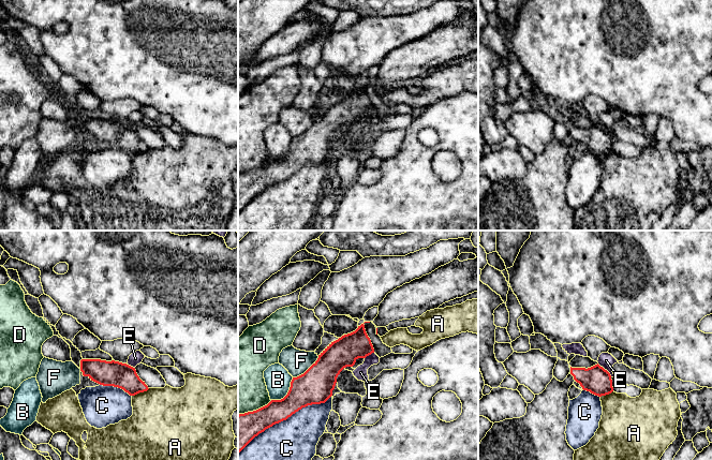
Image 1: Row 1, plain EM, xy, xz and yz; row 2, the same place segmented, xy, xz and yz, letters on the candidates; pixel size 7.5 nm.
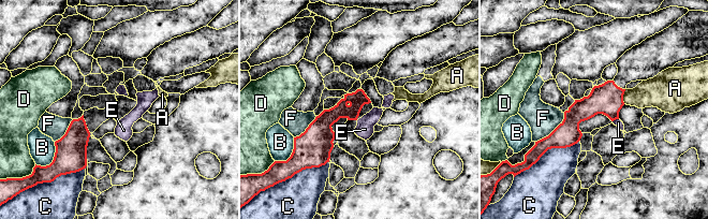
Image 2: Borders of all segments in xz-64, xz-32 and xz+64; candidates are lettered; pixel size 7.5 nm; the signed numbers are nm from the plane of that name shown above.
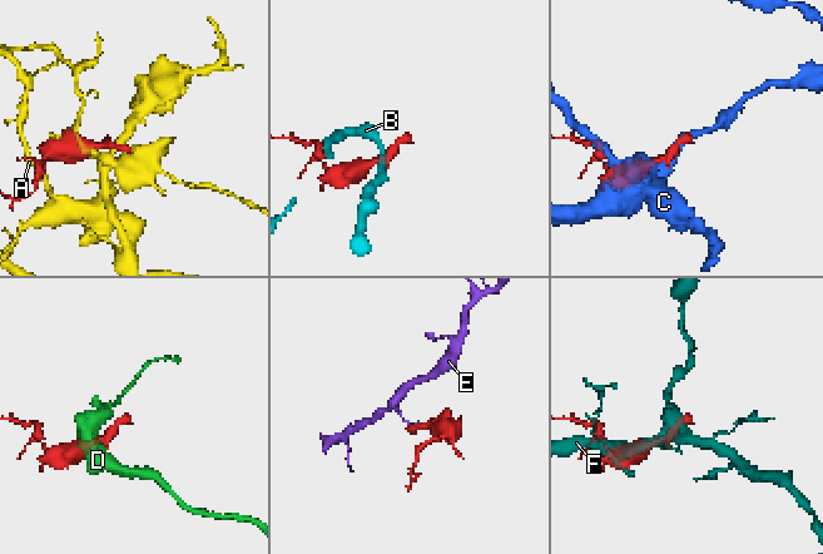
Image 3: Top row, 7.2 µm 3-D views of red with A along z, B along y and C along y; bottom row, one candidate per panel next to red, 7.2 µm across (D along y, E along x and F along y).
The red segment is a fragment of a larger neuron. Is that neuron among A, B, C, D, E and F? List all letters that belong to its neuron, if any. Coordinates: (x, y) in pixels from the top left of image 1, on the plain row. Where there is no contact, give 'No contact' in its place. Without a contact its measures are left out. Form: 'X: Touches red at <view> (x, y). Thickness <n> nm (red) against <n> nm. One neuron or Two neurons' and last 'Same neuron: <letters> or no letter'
A: Touches red at xy (141, 151). Thickness 190 nm (red) against 440 nm. Two neurons
B: Touches red at xz (287, 153). Thickness 260 nm (red) against 190 nm. Two neurons
C: Touches red at xz (284, 179). Thickness 200 nm (red) against 400 nm. Two neurons
D: Touches red at xz (254, 171). Thickness 240 nm (red) against 400 nm. Two neurons
E: Touches red at yz (604, 129). Thickness 200 nm (red) against 120 nm. Two neurons
F: Touches red at xz (307, 130). Thickness 260 nm (red) against 190 nm. Two neurons
Same neuron: no letter

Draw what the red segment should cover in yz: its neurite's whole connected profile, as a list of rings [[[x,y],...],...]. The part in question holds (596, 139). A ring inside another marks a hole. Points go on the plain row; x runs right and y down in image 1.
[[[598,123],[588,129],[572,128],[570,125],[569,128],[570,132],[563,142],[553,136],[546,149],[542,153],[535,154],[534,160],[528,163],[524,176],[493,183],[478,205],[478,231],[575,231],[575,210],[568,205],[565,194],[568,179],[569,148],[576,140],[583,150],[602,157],[611,153],[613,147],[610,133]]]

